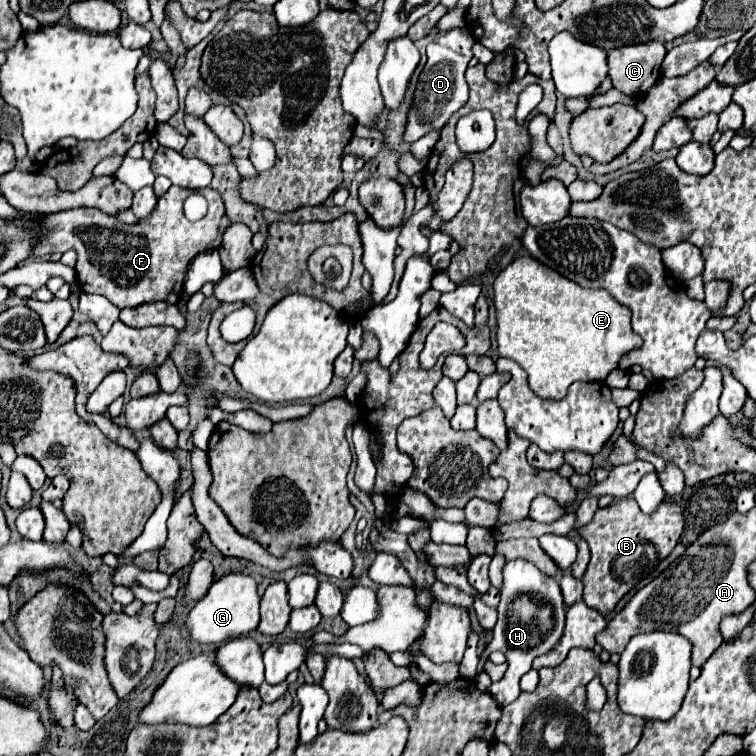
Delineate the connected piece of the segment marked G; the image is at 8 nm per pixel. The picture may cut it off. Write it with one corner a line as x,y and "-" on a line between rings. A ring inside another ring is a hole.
230,573
214,581
208,593
192,607
192,611
188,613
186,629
190,633
190,639
198,643
220,645
228,639
248,635
258,627
258,621
260,621
260,595
256,581
250,575

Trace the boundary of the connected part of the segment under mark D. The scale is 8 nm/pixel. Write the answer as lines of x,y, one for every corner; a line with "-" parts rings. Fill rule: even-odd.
452,29
446,35
428,43
426,47
428,61
420,73
418,85
414,89
414,101
410,105
406,119
406,129
404,129
406,143
414,143
434,129
442,129
448,123
448,119
460,107
464,107
464,103
468,101
468,85
464,79
464,71
468,67
468,61
472,59
474,43
476,37
470,31
462,31
462,29

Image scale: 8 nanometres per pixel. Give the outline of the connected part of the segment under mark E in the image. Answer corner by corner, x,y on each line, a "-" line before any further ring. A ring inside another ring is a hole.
516,257
494,281
494,305
498,319
498,353
514,359
528,373
530,389
544,399
562,399
576,381
604,381
620,359
640,347
640,337
630,327
630,311
604,289
584,289
564,279
554,269
542,267
534,257

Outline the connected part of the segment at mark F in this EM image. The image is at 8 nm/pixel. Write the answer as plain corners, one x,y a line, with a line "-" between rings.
172,185
168,193
158,199
156,211
136,225
120,223
116,217
84,207
46,215
38,227
42,239
34,247
34,255
52,255
76,249
78,259
74,269
78,271
82,291
102,295
118,309
154,301
176,303
182,295
184,271
192,257
208,249
218,249
224,231
230,227
223,200
211,187
200,189
200,195
204,195
208,202
206,217
196,223
188,221
182,203
190,193
198,191

